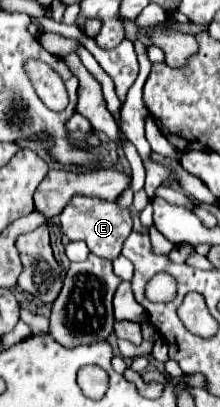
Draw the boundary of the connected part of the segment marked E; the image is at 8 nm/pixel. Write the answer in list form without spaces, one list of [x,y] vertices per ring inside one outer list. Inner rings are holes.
[[[76,194],[64,206],[64,210],[60,212],[58,218],[60,218],[62,232],[72,242],[76,242],[76,240],[86,242],[92,254],[96,254],[100,258],[106,258],[106,260],[116,260],[120,256],[122,244],[128,238],[128,234],[132,232],[132,214],[130,214],[128,208],[122,208],[116,200],[114,202],[106,202],[102,198]]]

